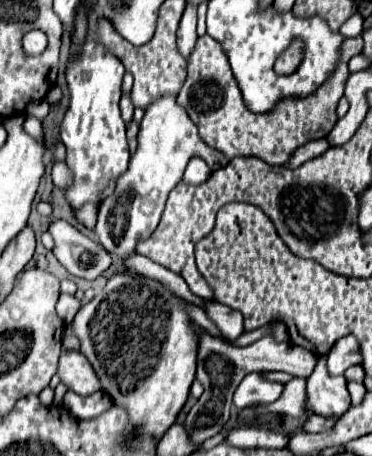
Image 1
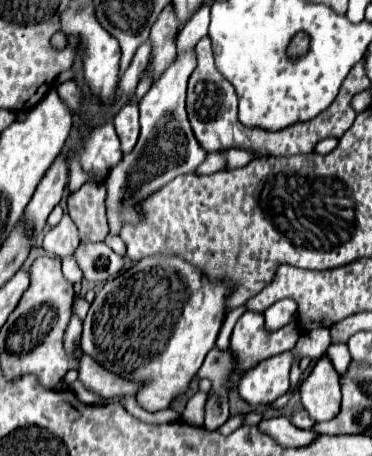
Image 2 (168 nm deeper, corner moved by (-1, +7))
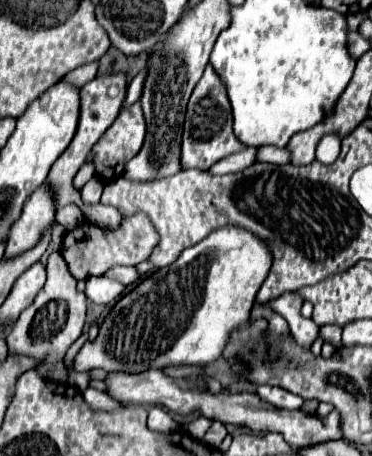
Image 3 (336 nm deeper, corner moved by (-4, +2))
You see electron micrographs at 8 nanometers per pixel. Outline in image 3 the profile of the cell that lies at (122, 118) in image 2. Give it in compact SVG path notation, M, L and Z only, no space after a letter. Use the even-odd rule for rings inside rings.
M140 103L122 109L114 125L100 137L100 141L92 149L96 173L102 177L104 183L116 181L124 173L126 161L140 151L144 135L146 125Z

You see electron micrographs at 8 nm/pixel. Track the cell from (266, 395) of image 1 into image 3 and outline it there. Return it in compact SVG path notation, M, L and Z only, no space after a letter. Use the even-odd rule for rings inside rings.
M260 385L258 395L262 397L262 401L268 401L274 407L282 407L282 409L300 409L300 405L304 403L302 397L286 391L286 389L276 389L272 385Z

